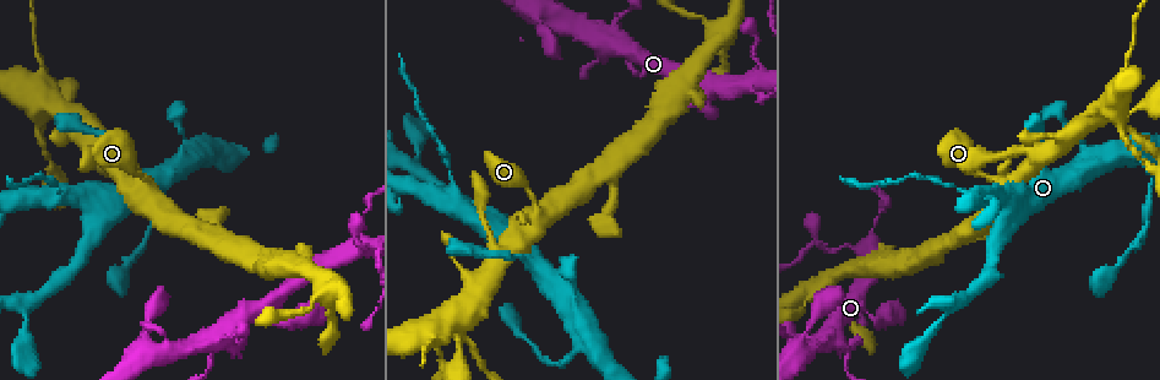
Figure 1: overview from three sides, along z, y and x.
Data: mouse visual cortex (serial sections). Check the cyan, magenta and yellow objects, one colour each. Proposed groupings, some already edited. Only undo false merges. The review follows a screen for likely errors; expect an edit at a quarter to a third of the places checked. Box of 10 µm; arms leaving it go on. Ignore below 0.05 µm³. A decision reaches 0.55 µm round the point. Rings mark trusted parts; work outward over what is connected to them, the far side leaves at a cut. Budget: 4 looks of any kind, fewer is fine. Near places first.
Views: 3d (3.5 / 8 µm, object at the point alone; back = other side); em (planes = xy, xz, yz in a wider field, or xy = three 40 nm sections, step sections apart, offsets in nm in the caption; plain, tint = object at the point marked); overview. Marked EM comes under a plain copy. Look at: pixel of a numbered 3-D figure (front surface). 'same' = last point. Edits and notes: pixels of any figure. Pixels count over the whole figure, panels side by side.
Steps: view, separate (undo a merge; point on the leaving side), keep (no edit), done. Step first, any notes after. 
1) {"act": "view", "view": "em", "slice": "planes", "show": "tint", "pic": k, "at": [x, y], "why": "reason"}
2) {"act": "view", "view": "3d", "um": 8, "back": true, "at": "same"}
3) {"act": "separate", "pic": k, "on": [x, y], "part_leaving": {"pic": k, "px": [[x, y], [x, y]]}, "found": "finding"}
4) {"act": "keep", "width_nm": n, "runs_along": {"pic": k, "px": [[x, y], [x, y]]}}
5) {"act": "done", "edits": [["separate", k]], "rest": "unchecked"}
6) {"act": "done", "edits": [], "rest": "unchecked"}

{"act": "view", "view": "em", "slice": "planes", "show": "tint", "pic": 1, "at": [456, 194], "why": "two arms in line, one across"}

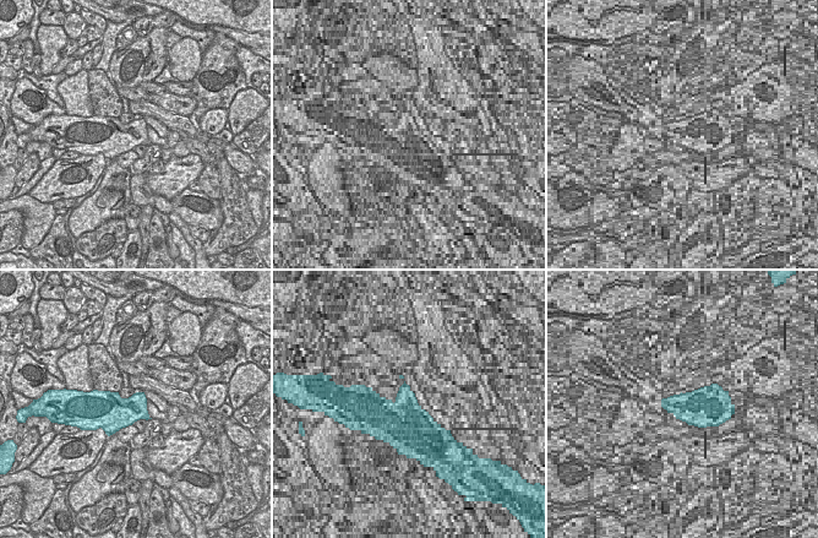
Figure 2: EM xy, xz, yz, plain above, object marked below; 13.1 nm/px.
{"act": "view", "view": "3d", "um": 3.5, "at": "same"}

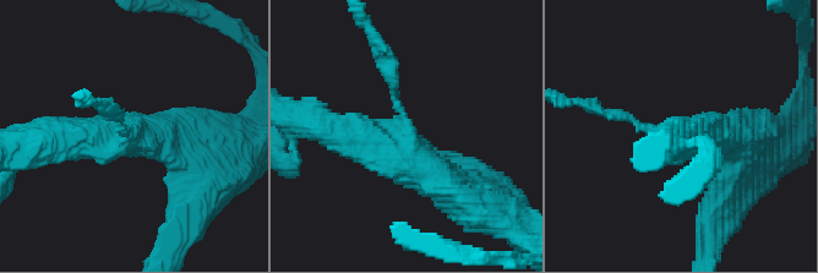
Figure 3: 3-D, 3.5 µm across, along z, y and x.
{"act": "separate", "pic": 3, "on": [380, 56], "arms": 3, "part_leaving": {"pic": 3, "px": [[394, 92], [372, 33]]}, "found": "a second cell is stuck on"}

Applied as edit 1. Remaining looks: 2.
{"act": "view", "view": "overview"}

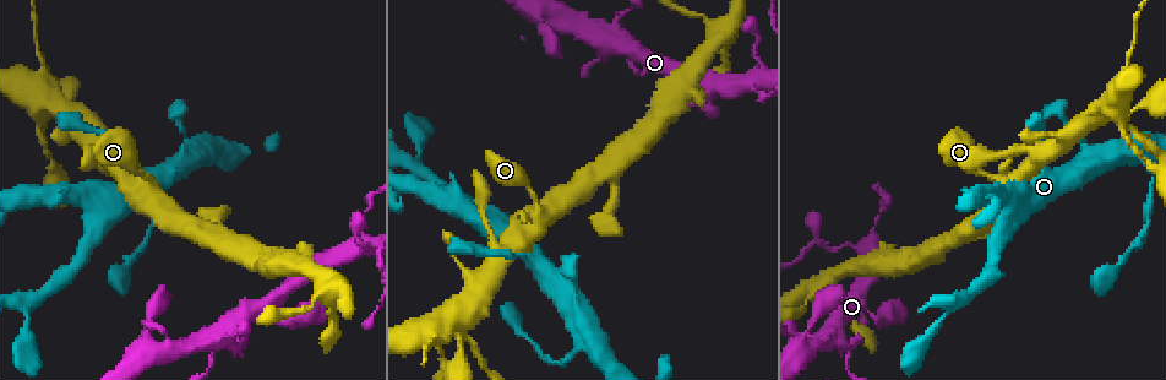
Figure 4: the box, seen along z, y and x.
{"act": "view", "view": "3d", "um": 3.5, "pic": 4, "at": [459, 325], "why": "arms run side by side"}

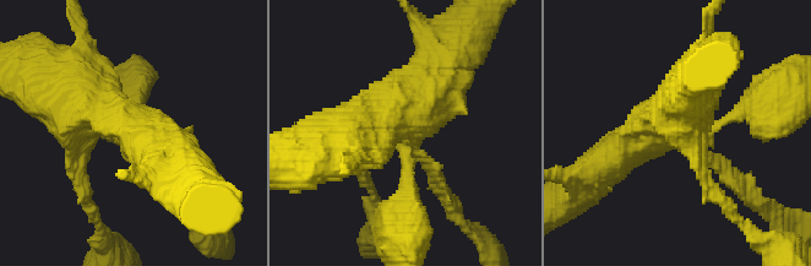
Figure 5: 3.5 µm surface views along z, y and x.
{"act": "keep", "runs_along": {"pic": 5, "px": [[450, 56], [393, 117], [336, 145]]}, "found": "one cell here"}

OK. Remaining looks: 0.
{"act": "done", "edits": [["separate", 3]], "rest": "unchecked"}

